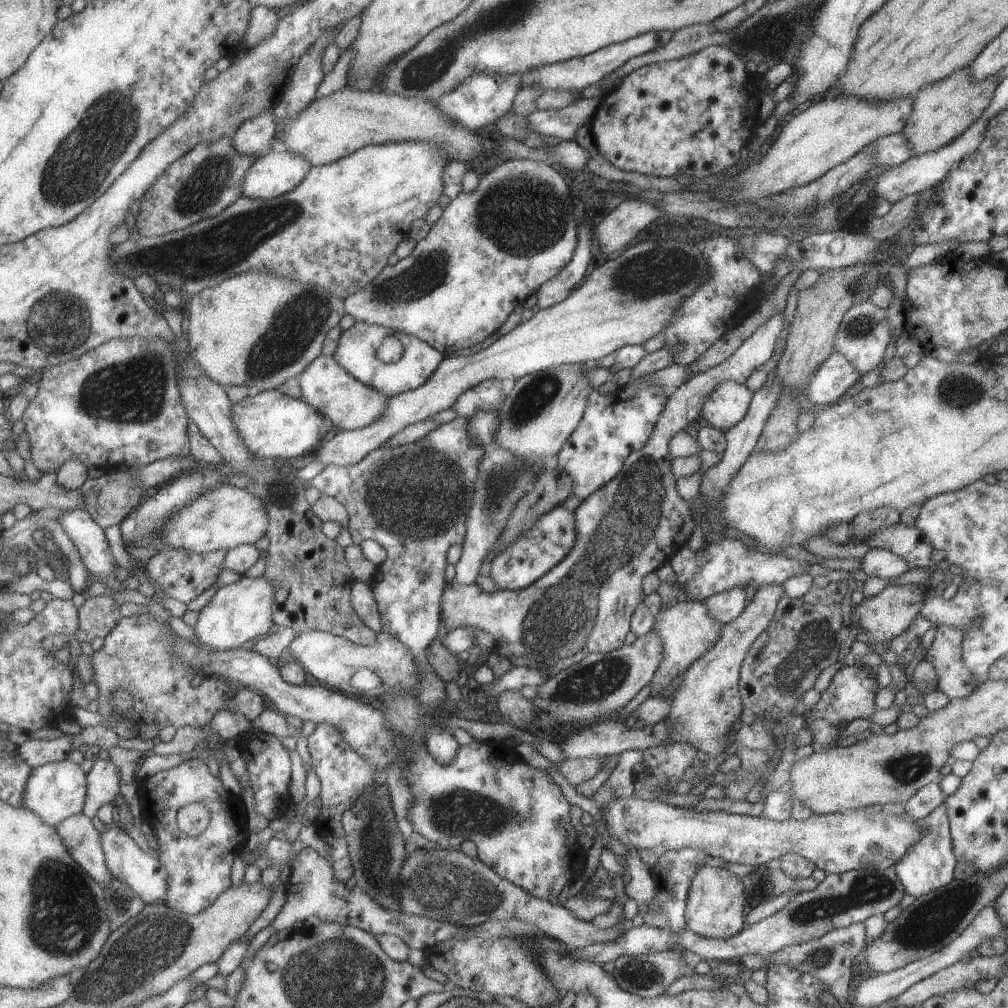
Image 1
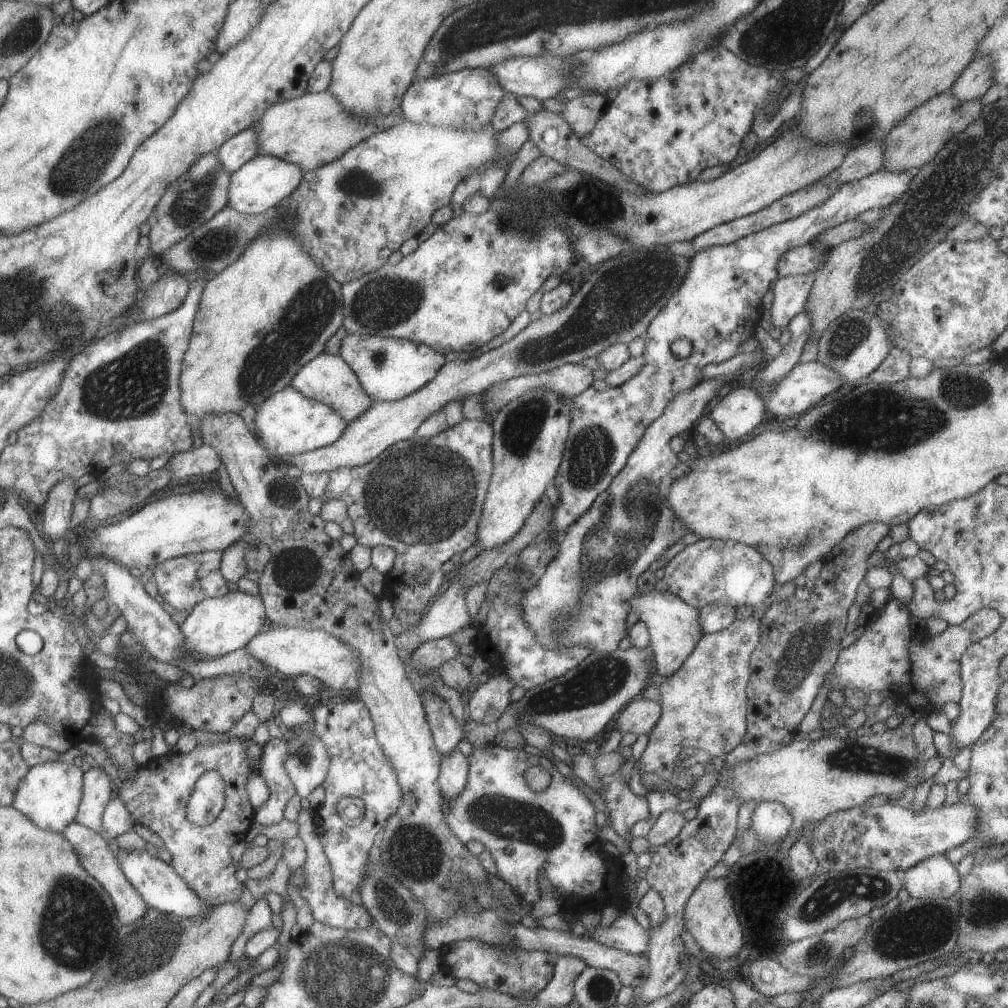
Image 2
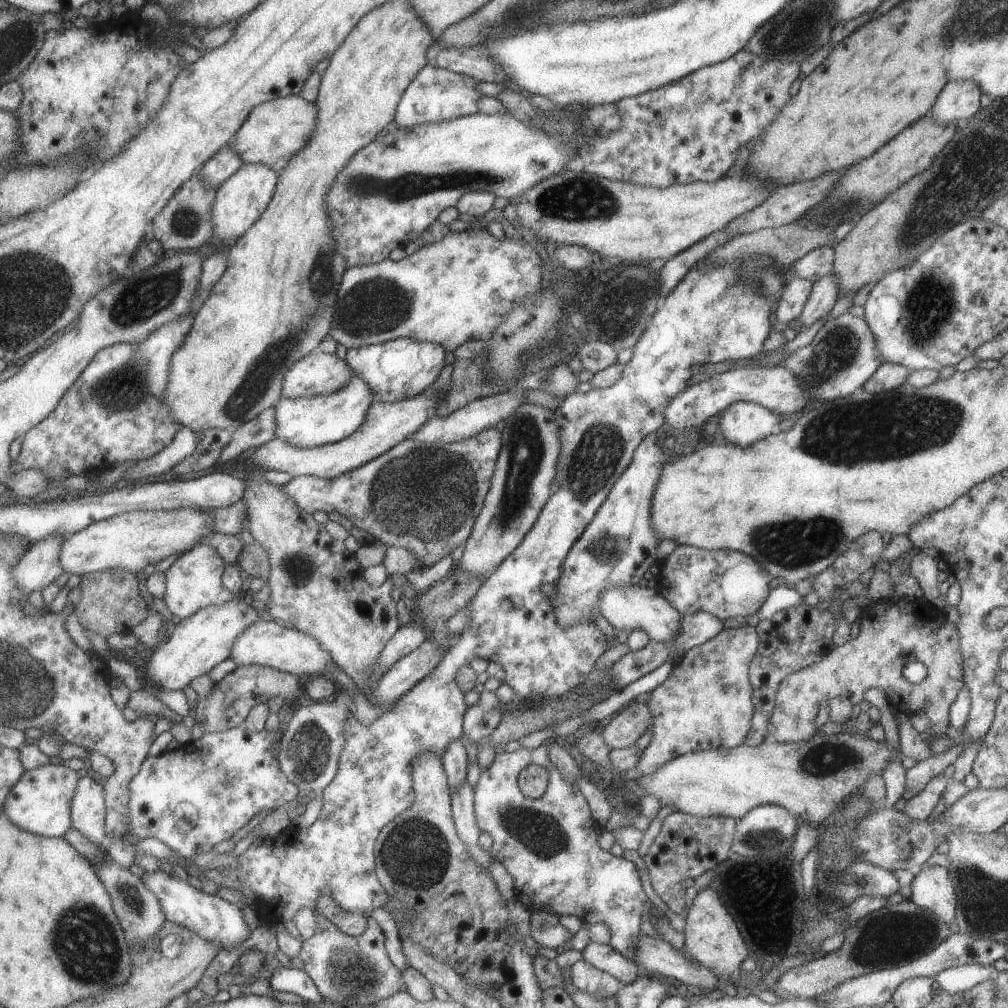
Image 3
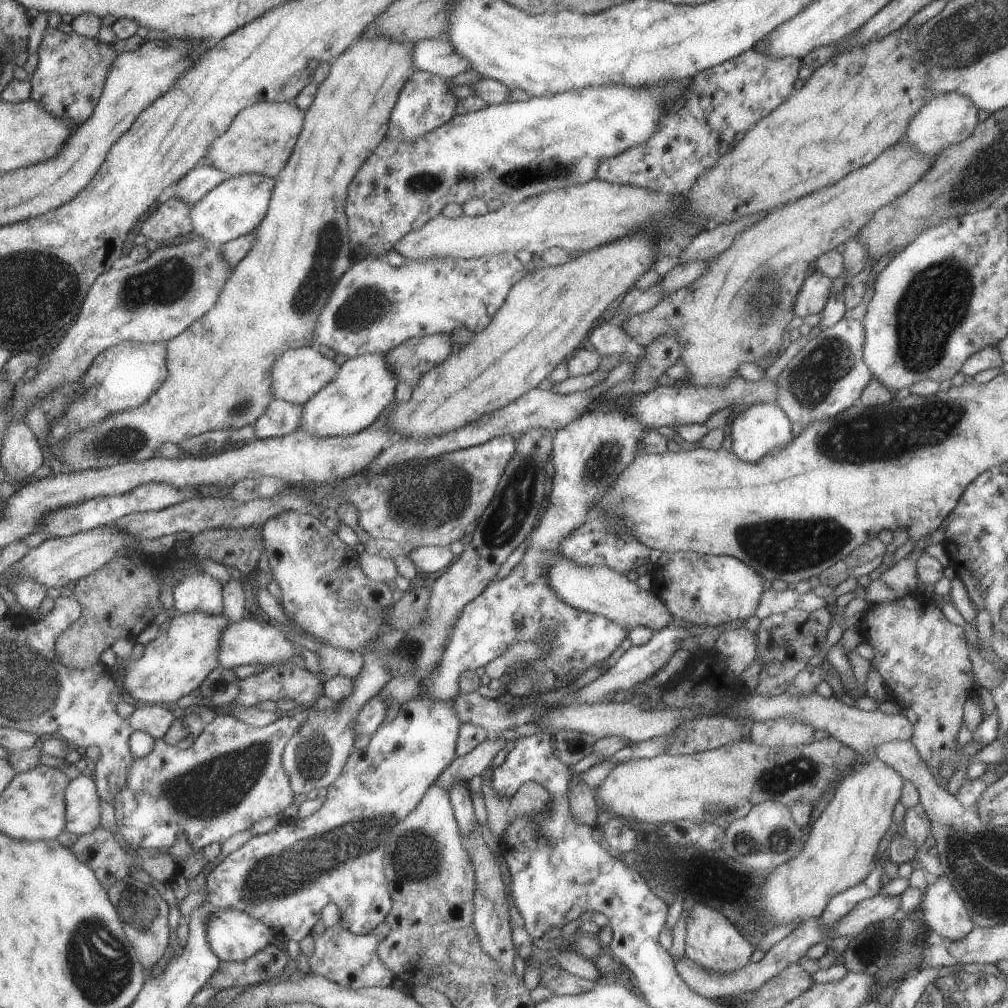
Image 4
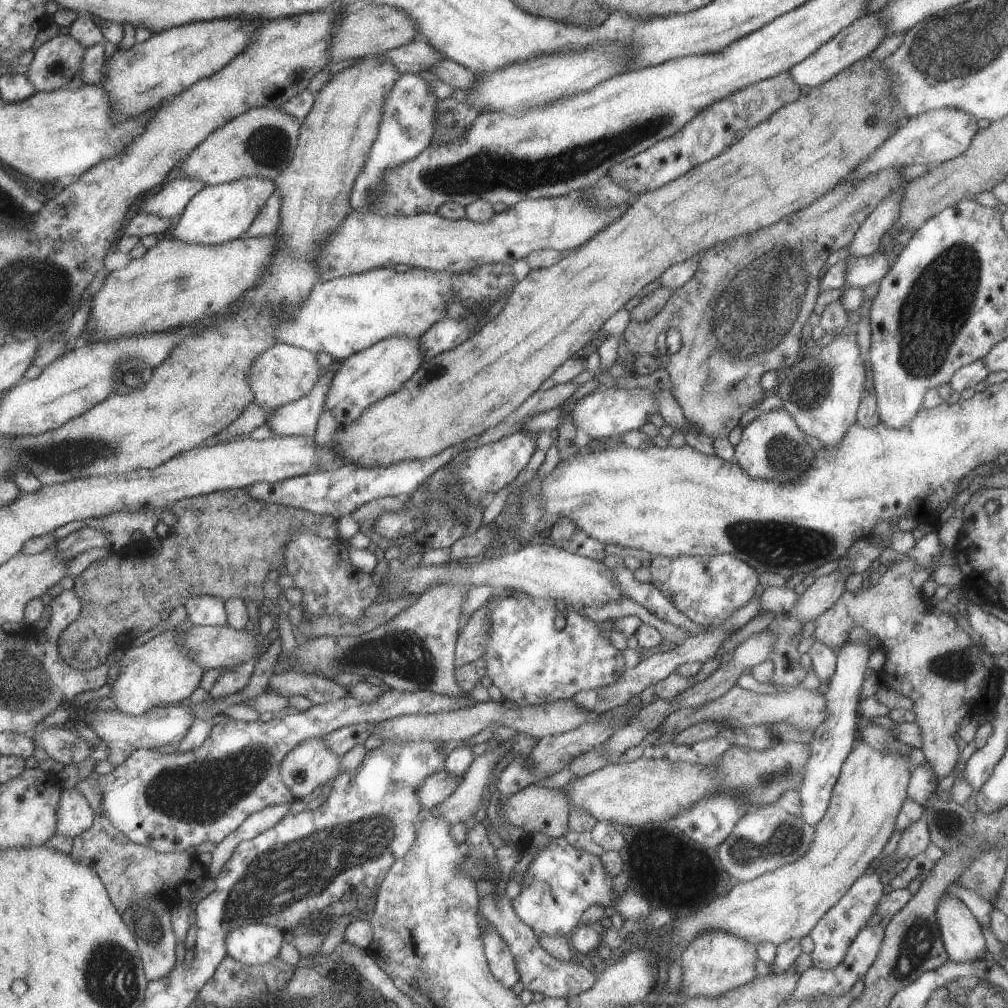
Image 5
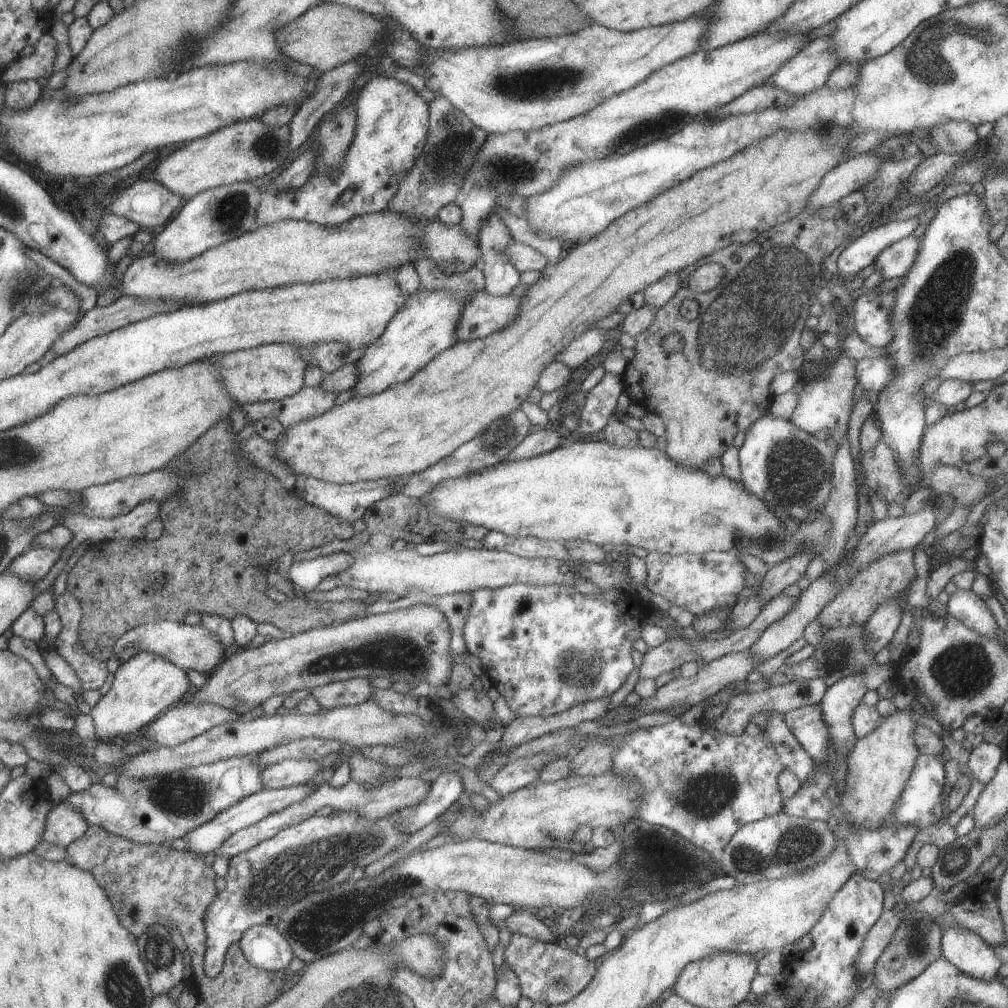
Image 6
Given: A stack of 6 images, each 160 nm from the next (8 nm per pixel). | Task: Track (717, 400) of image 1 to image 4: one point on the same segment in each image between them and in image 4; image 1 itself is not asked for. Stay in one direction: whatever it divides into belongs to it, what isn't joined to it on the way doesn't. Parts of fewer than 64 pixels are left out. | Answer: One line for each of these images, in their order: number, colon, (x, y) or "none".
2: (740, 411)
3: (742, 423)
4: (760, 427)

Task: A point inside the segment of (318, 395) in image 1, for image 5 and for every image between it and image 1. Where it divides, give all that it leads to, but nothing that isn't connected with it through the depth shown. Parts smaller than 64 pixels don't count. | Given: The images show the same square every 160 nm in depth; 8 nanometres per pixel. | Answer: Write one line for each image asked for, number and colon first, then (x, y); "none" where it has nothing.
2: (326, 378)
3: (317, 373)
4: (297, 374)
5: (284, 373)

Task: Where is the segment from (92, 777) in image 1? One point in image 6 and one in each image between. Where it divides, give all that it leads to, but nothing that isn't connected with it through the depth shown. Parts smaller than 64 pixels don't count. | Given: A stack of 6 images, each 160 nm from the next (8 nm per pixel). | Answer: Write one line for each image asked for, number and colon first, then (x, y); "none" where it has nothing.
2: (97, 789)
3: (87, 810)
4: (82, 803)
5: (73, 816)
6: (63, 825)

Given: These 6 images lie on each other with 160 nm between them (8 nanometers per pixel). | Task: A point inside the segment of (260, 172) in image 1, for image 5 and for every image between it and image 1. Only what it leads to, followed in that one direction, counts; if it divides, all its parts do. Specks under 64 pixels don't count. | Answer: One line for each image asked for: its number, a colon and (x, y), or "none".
2: (261, 183)
3: (240, 198)
4: (233, 208)
5: (220, 213)

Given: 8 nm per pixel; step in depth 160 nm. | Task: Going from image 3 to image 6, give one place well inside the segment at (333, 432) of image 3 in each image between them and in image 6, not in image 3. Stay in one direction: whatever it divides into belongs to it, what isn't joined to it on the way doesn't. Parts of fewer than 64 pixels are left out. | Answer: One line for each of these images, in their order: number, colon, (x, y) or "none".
4: (363, 387)
5: (363, 378)
6: (424, 326)

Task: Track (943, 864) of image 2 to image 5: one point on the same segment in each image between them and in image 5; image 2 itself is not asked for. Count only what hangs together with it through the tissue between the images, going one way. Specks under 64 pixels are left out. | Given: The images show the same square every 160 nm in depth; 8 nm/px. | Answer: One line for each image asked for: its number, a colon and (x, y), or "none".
3: (931, 888)
4: (942, 910)
5: (962, 938)

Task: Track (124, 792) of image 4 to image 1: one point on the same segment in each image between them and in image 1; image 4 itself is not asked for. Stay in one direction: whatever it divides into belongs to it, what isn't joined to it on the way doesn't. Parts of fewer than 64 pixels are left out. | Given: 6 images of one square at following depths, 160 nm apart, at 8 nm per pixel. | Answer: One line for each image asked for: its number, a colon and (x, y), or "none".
1: (198, 868)
2: (156, 797)
3: (190, 798)

